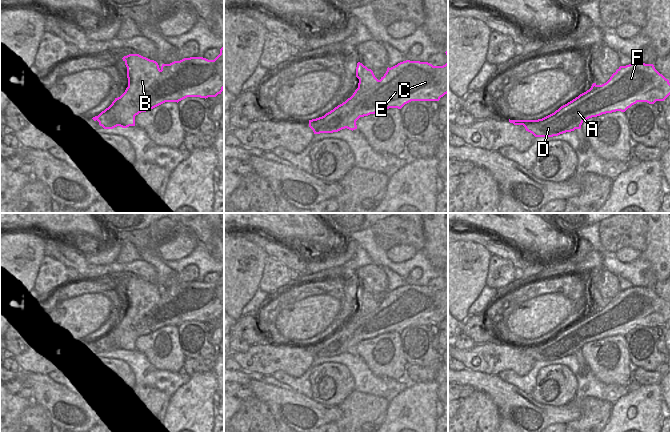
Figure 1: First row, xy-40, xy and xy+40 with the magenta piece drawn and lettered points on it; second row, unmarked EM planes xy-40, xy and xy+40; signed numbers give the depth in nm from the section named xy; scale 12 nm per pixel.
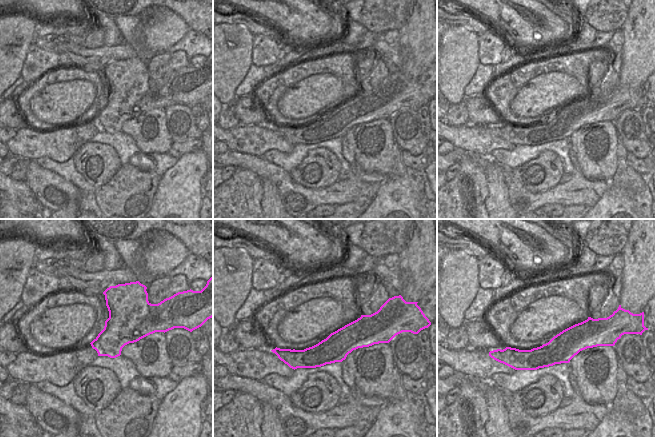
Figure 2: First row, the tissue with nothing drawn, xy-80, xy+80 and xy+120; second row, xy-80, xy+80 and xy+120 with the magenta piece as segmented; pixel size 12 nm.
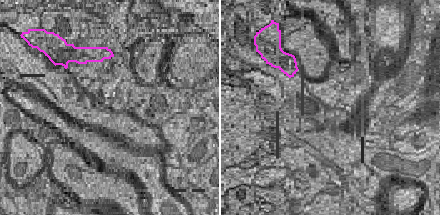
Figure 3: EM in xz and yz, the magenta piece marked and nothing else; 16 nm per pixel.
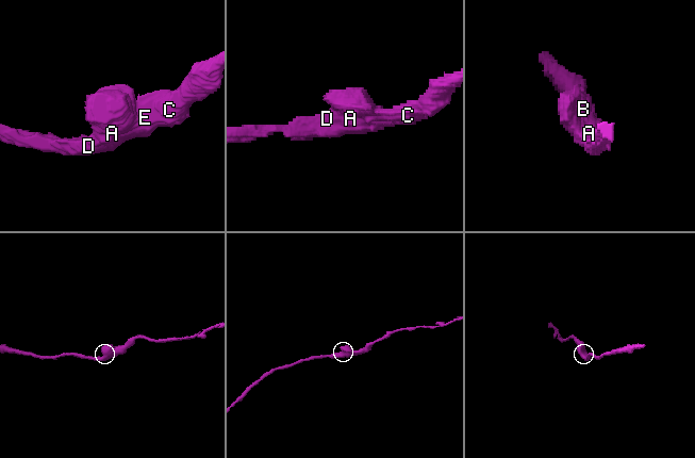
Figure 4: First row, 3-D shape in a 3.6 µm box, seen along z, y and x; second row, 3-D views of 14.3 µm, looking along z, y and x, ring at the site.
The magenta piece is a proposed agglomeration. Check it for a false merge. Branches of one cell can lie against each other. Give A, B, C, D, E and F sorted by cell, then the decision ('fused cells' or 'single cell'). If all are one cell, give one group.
A C D E F / B | fused cells

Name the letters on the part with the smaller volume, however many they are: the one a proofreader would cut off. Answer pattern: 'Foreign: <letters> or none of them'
Foreign: B

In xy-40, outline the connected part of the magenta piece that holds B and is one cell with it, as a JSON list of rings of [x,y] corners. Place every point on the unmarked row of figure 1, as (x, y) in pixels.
[[[129,278],[124,280],[123,285],[127,291],[127,302],[128,311],[125,316],[112,326],[112,330],[115,333],[115,341],[117,345],[117,350],[122,352],[127,352],[129,350],[135,350],[135,340],[141,336],[146,336],[148,334],[140,334],[137,331],[137,325],[141,326],[141,322],[150,313],[150,311],[159,303],[161,294],[156,285],[150,284],[139,278]]]

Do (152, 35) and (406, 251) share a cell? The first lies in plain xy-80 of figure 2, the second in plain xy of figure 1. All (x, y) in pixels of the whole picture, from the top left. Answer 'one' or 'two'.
one

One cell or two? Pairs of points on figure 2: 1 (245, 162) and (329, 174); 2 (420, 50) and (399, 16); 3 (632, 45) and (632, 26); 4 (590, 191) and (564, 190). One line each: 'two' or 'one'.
1: two
2: two
3: one
4: one

